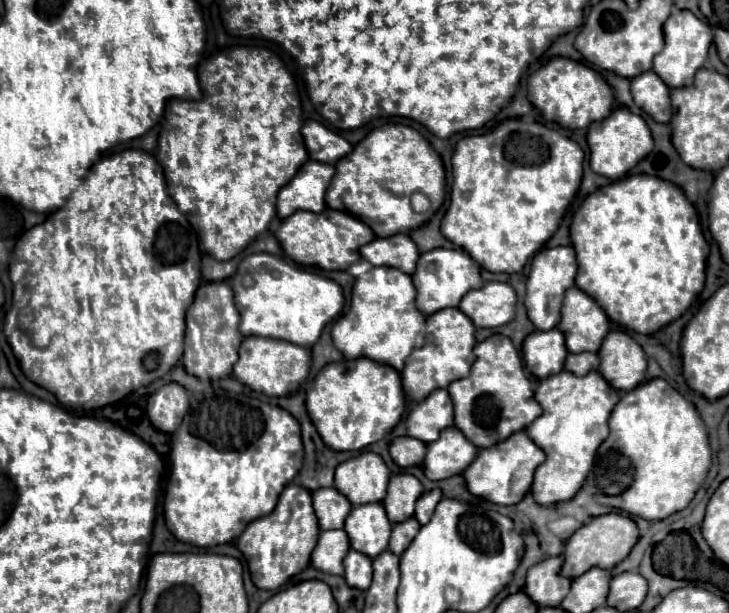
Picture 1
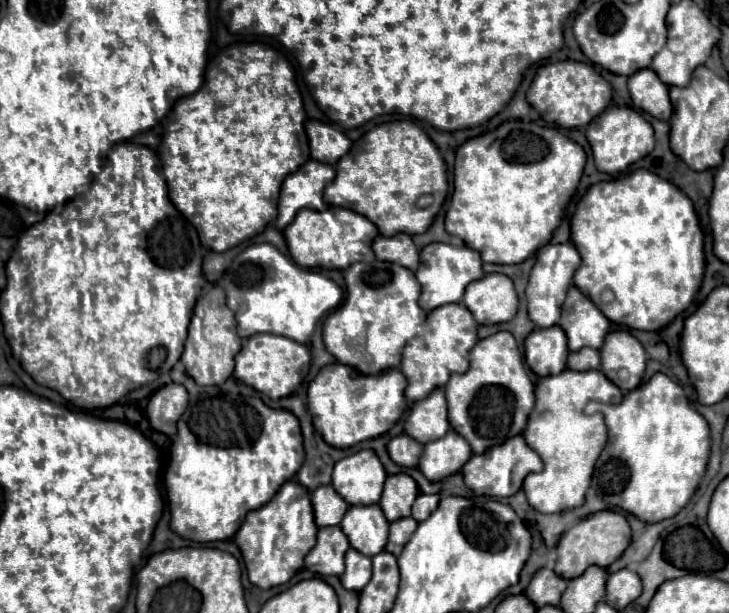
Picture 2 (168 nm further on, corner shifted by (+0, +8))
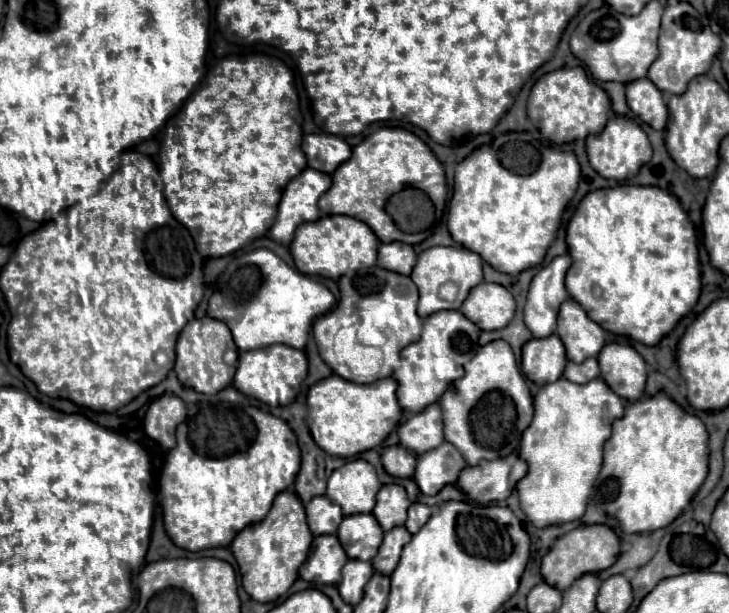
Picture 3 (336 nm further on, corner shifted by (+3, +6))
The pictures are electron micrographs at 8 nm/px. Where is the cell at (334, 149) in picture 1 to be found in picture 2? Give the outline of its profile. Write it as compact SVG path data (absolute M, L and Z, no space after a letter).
M308 121L306 133L310 141L310 157L314 161L322 159L320 163L336 165L340 157L344 157L352 145L352 141L338 129L320 123L320 121Z

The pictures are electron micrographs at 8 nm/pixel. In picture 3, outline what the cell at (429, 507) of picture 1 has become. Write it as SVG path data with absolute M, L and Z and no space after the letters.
M413 503L413 505L409 507L409 517L407 517L405 527L407 527L411 533L417 533L417 531L427 523L429 517L431 517L431 507L429 507L429 505Z

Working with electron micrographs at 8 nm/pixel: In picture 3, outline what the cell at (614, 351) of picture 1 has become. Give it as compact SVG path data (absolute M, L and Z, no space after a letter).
M607 343L599 353L601 379L623 399L637 401L643 397L647 363L631 347L623 343Z

